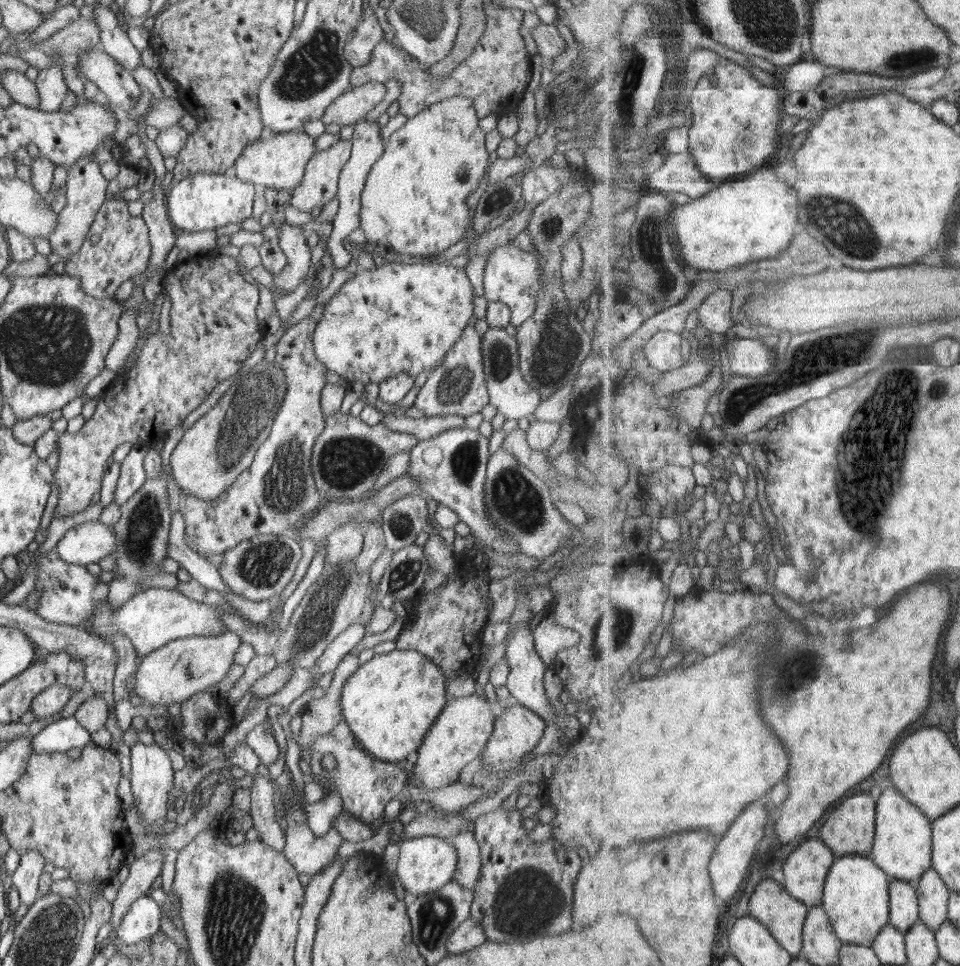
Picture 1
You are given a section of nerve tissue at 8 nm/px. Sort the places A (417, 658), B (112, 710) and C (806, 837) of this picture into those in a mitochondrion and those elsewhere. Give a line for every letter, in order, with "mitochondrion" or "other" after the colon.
A: other
B: other
C: other

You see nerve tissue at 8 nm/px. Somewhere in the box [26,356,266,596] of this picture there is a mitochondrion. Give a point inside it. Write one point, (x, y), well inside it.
(145, 521)

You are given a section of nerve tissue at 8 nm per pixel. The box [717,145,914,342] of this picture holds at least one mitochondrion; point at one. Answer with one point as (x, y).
(842, 226)

